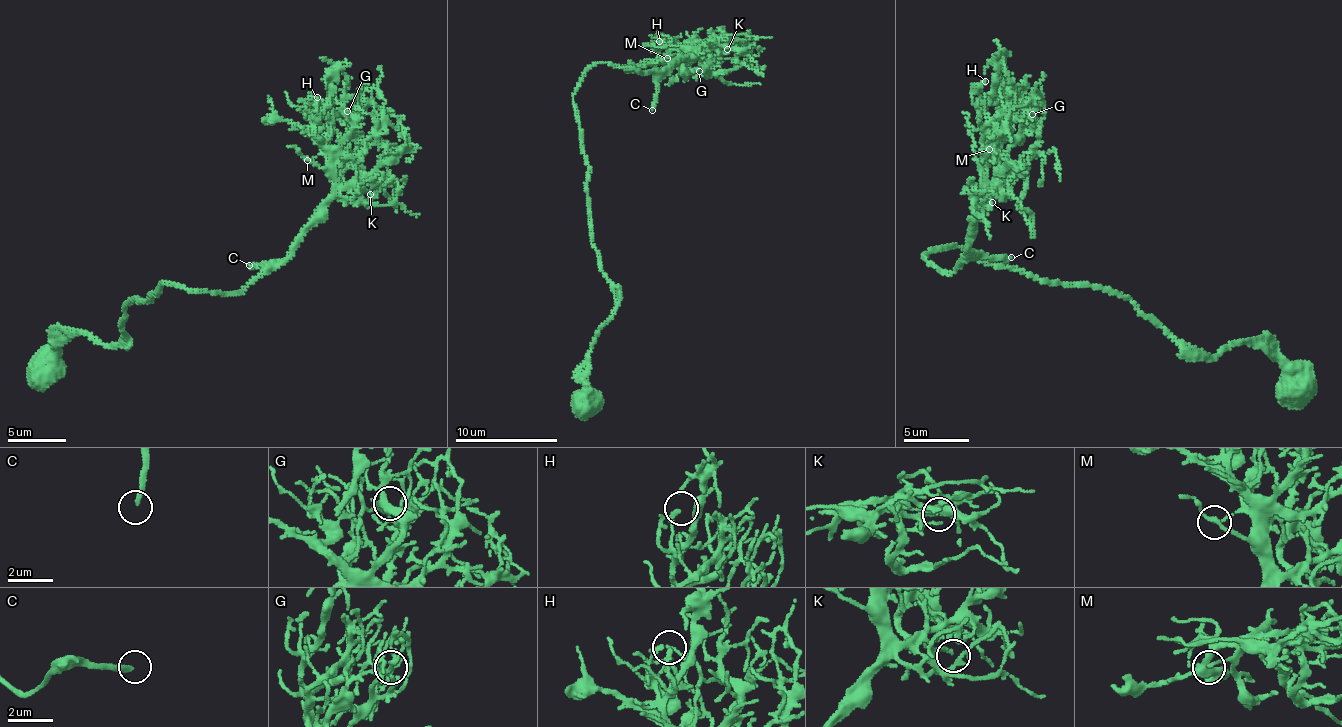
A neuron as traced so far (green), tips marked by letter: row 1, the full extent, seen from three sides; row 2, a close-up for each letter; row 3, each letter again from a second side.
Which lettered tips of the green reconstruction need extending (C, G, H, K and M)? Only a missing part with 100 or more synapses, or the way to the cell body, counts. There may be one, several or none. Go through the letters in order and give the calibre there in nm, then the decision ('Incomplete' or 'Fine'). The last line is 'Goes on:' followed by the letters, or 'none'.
C: Thickness 220 nm. Incomplete
G: Thickness 130 nm. Fine
H: Thickness 190 nm. Fine
K: Thickness 110 nm. Fine
M: Thickness 110 nm. Fine
Goes on: C

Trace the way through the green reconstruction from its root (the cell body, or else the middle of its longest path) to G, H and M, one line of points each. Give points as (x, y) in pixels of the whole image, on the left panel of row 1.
G: (159, 290), (161, 283), (236, 292), (269, 273), (332, 192), (332, 169), (351, 126), (341, 120), (347, 111)
H: (159, 290), (161, 283), (201, 292), (246, 290), (287, 255), (332, 192), (332, 152), (315, 132), (317, 97)
M: (159, 290), (161, 283), (201, 292), (236, 292), (269, 273), (332, 192), (332, 164), (321, 154), (307, 160)

